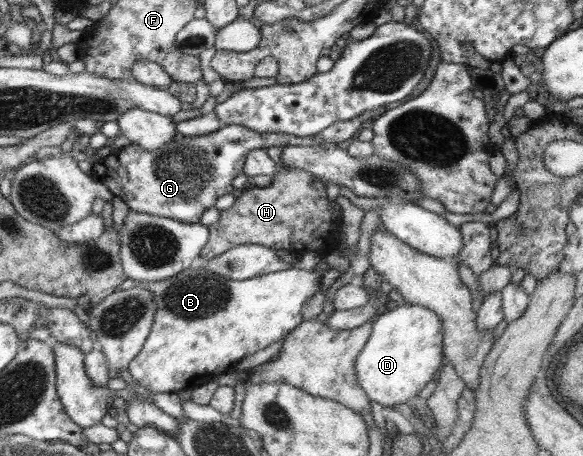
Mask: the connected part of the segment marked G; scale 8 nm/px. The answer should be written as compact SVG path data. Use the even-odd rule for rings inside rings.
M374 110L367 111L348 122L335 122L315 135L301 137L279 131L274 131L273 133L253 131L241 125L226 125L213 133L195 137L177 133L172 142L161 146L159 150L149 151L137 144L129 144L121 149L114 149L100 163L92 165L92 174L115 197L119 197L121 201L124 201L130 211L160 215L183 223L199 223L203 212L215 205L219 195L232 193L233 185L231 185L231 181L241 173L243 163L246 160L245 155L248 155L249 151L258 149L279 150L287 146L317 146L322 142L339 143L347 141L347 139L353 137L355 131L362 130L369 124L369 121L371 123L373 115L375 115Z

